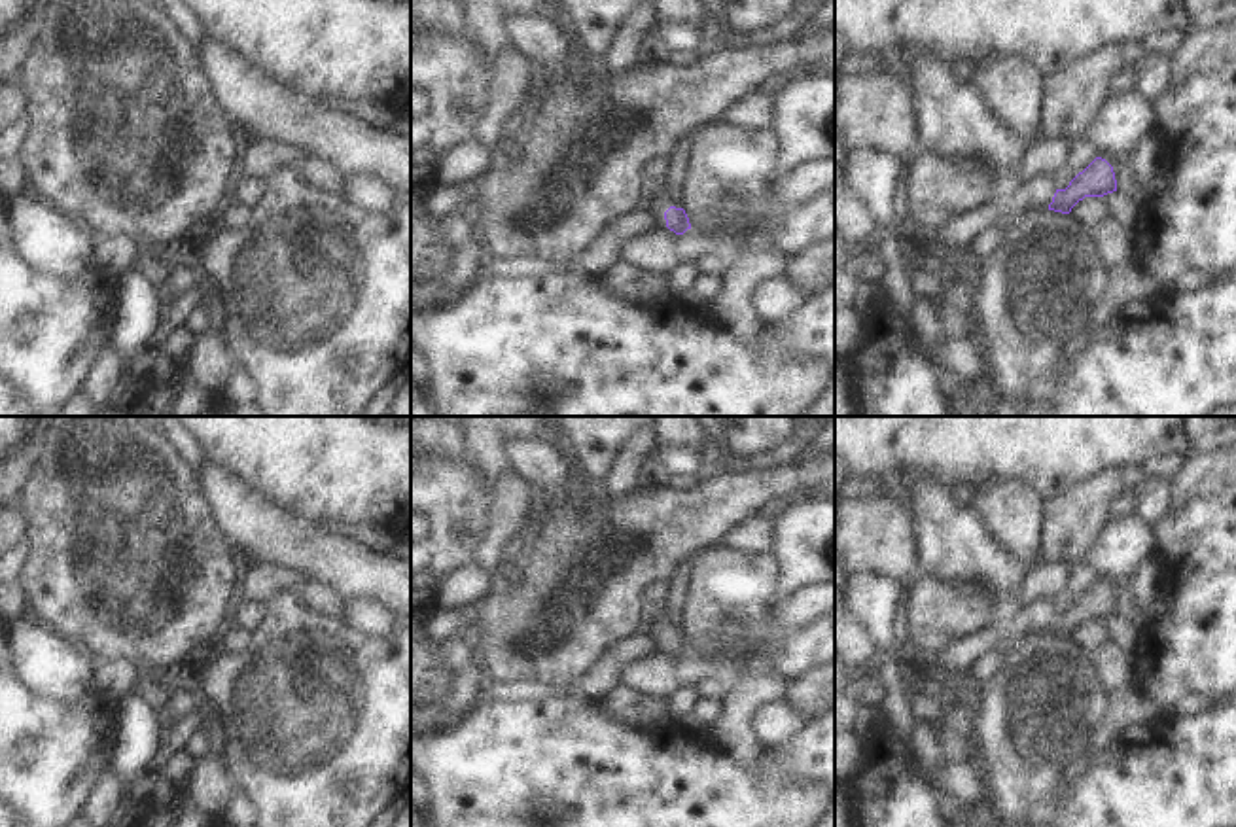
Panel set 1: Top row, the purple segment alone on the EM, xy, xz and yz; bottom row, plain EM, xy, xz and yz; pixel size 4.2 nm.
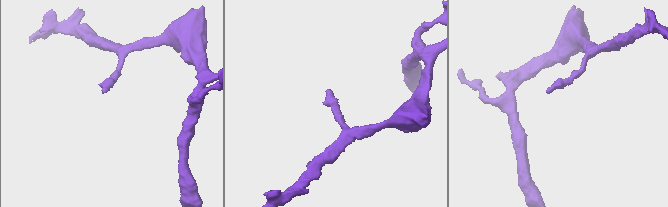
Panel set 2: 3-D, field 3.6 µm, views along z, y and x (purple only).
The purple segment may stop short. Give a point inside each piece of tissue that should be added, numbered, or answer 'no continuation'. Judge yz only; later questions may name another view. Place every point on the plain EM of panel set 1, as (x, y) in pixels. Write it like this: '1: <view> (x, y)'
no continuation

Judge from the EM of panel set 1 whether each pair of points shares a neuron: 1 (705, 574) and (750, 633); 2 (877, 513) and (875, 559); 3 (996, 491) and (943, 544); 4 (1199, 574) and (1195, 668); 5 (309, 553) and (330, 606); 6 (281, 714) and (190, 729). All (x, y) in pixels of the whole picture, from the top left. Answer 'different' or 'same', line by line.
1: same
2: same
3: different
4: same
5: different
6: different

